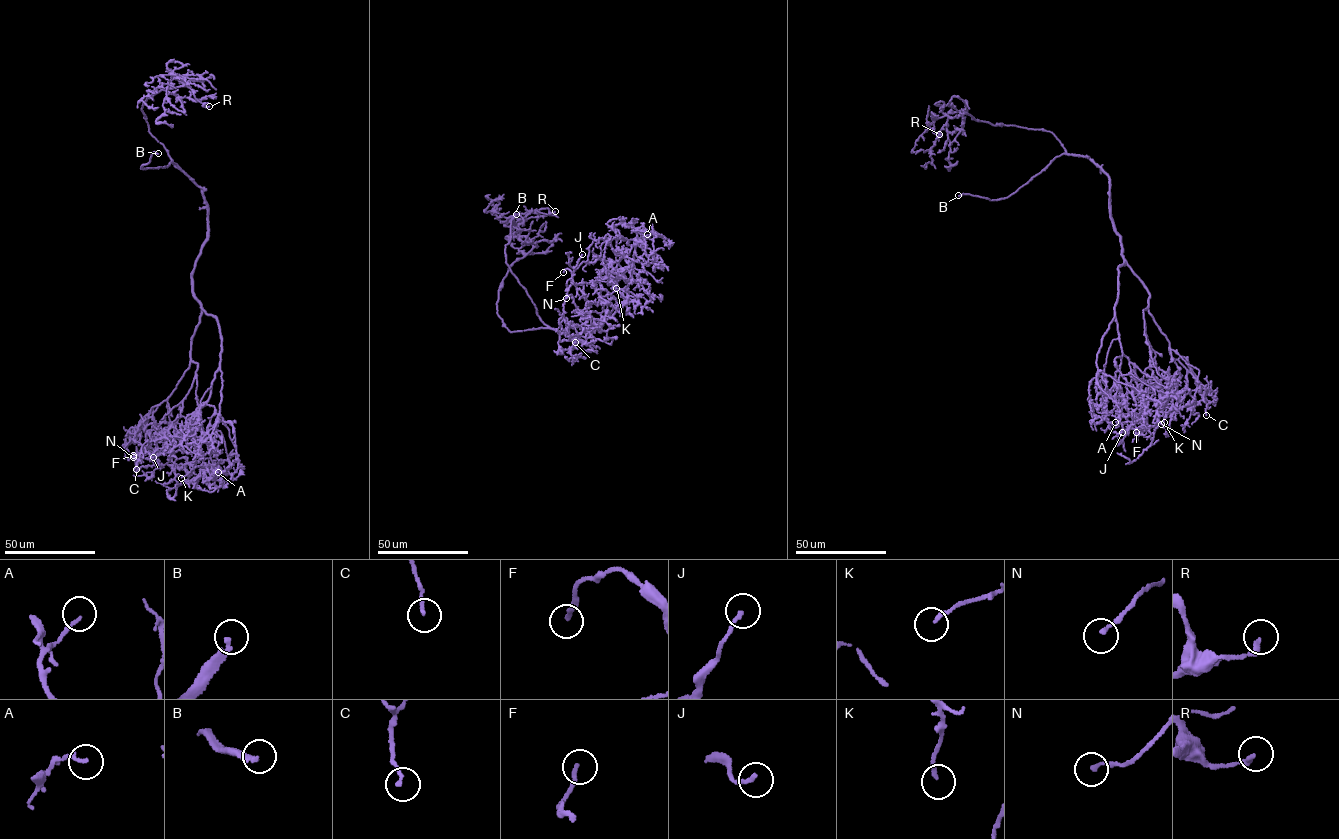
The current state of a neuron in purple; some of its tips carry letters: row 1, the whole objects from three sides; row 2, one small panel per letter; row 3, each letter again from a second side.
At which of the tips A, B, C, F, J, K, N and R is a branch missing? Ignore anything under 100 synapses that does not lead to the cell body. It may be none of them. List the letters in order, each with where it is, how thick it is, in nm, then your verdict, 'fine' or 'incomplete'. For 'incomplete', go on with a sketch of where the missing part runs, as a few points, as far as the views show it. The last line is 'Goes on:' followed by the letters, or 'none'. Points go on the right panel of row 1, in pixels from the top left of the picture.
A: place (1115, 422); calibre 130 nm; fine
B: place (958, 195); calibre 200 nm; incomplete; course (958, 195), (953, 196), (938, 187)
C: place (1206, 415); calibre 150 nm; fine
F: place (1136, 432); calibre 180 nm; fine
J: place (1122, 432); calibre 170 nm; fine
K: place (1164, 422); calibre 170 nm; fine
N: place (1161, 424); calibre 170 nm; fine
R: place (939, 134); calibre 240 nm; fine
Goes on: B

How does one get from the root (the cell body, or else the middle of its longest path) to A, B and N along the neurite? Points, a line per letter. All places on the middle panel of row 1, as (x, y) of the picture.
A: (589, 335), (585, 329), (610, 318), (626, 298), (636, 242), (663, 265), (646, 255), (647, 234)
B: (589, 335), (589, 346), (544, 324), (513, 275), (505, 250), (516, 214)
N: (589, 335), (585, 329), (591, 324), (602, 323), (600, 332), (608, 309), (582, 318), (572, 294), (566, 298)

